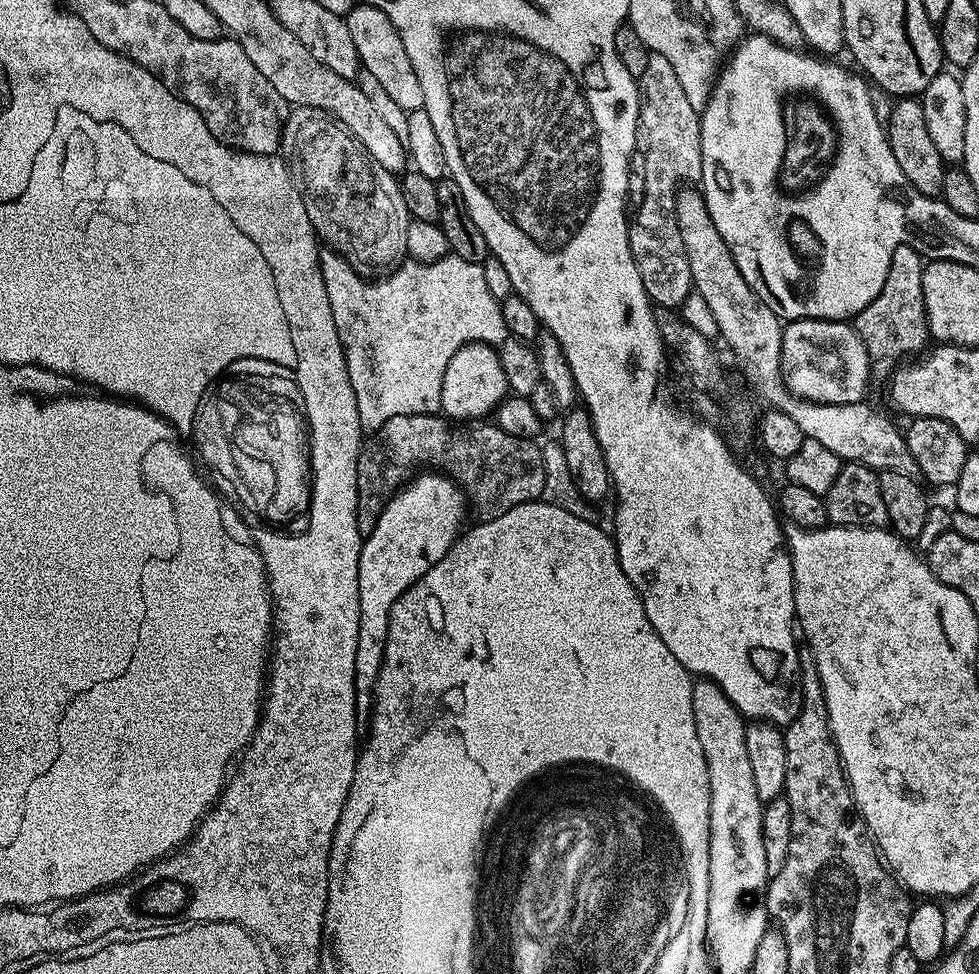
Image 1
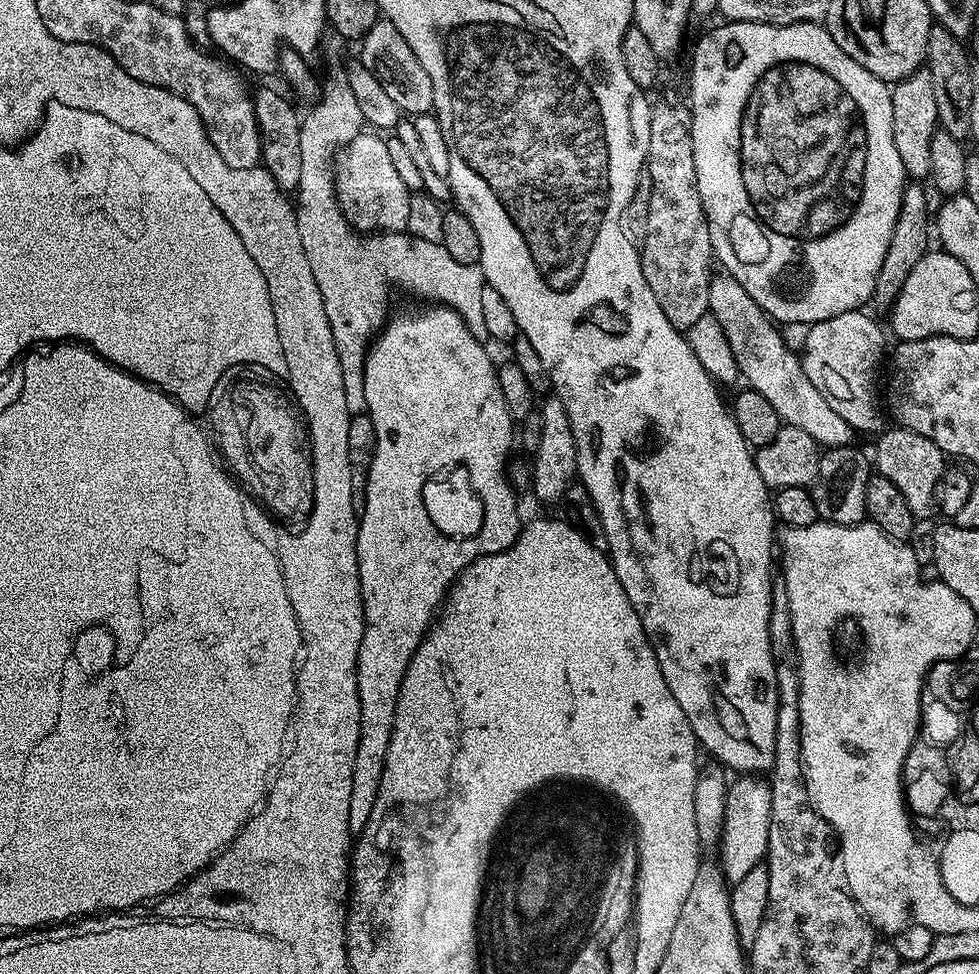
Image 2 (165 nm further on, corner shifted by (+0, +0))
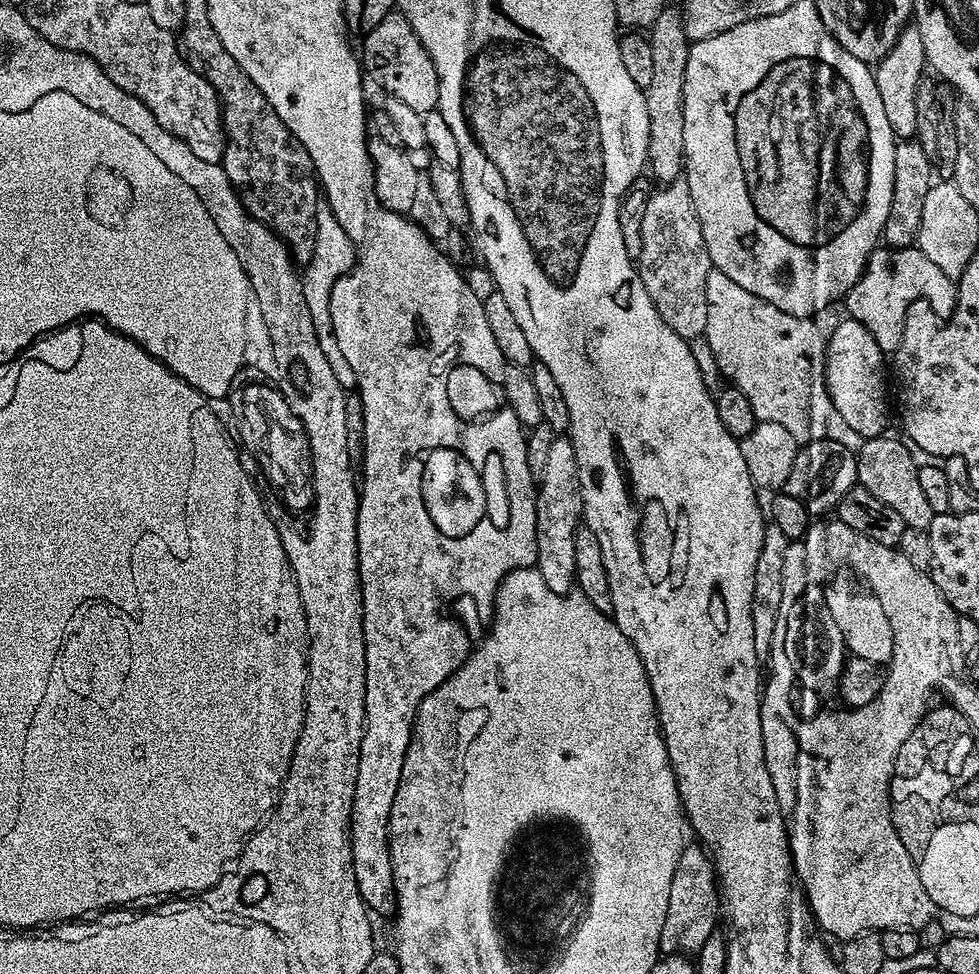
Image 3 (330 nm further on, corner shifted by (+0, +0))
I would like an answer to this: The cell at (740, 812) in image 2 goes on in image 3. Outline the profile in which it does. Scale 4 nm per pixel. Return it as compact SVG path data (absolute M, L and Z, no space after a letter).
M685 843L678 858L678 866L674 866L674 878L670 878L670 903L666 905L666 922L662 922L660 935L661 953L699 952L706 938L710 938L710 934L717 931L721 916L720 890L712 858L699 843Z

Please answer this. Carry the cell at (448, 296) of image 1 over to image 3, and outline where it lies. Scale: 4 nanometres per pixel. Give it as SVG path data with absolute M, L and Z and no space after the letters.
M327 206L317 207L316 237L314 238L314 254L308 264L302 268L302 294L306 294L306 307L310 309L310 318L314 318L314 334L318 334L318 346L322 346L322 354L326 354L326 362L330 362L330 370L334 370L334 378L346 390L355 389L356 379L350 362L346 362L342 350L338 350L338 338L334 338L334 321L330 318L330 294L334 290L334 282L342 278L356 265L356 246L352 239L338 226L338 218Z

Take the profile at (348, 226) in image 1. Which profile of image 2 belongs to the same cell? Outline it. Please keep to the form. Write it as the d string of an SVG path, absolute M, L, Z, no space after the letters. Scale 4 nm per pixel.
M365 130L337 151L334 195L344 217L361 234L403 232L406 229L413 193L409 192L406 182L402 182L398 170L394 170L383 135Z

